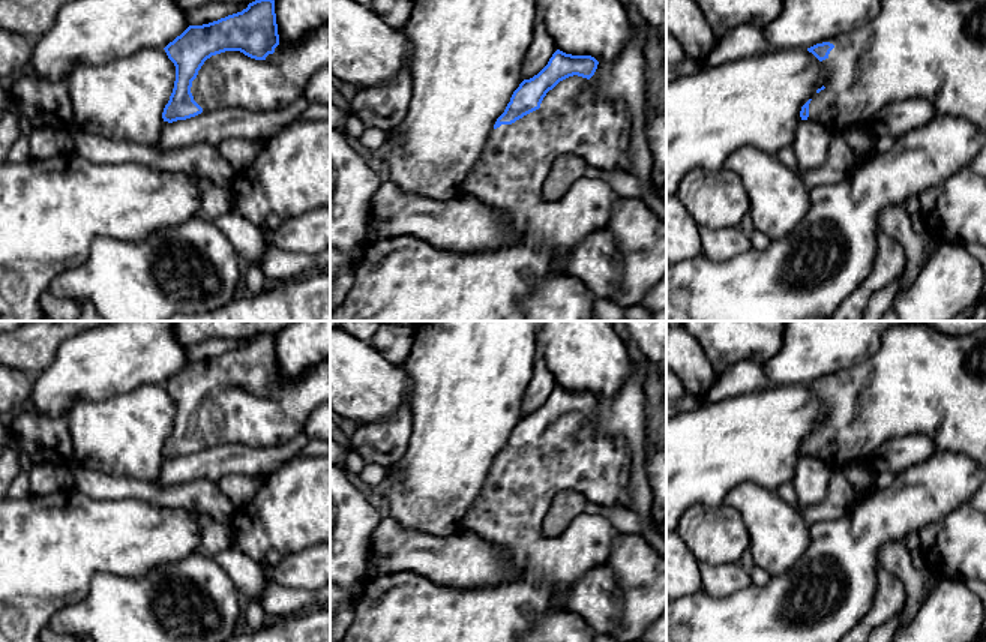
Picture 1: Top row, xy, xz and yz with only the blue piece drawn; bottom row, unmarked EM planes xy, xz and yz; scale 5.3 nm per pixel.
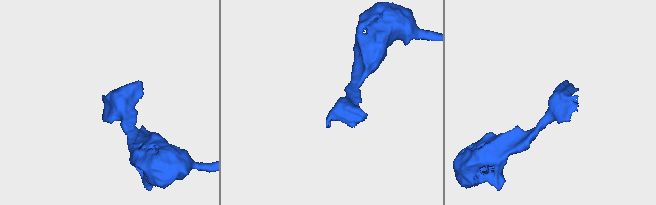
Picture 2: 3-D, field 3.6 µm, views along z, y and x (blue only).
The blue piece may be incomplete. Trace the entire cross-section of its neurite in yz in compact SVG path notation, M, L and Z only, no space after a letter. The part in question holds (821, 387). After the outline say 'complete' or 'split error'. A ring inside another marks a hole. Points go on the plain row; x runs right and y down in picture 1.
M906 322L890 327L876 351L851 368L807 384L827 406L827 417L800 447L801 456L821 459L833 470L866 462L885 441L903 435L926 435L936 452L963 453L986 466L986 328L948 336L936 328Z; split error

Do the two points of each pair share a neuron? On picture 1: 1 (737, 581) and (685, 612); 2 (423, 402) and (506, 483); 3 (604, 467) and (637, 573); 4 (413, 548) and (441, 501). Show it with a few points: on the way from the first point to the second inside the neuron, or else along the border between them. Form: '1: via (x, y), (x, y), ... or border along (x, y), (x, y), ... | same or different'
1: border along (746, 587), (719, 597), (710, 597), (701, 590) | different
2: border along (492, 464), (480, 494), (474, 500) | different
3: border along (619, 533), (607, 564) | different
4: border along (390, 516), (402, 527), (422, 533), (458, 533) | different

